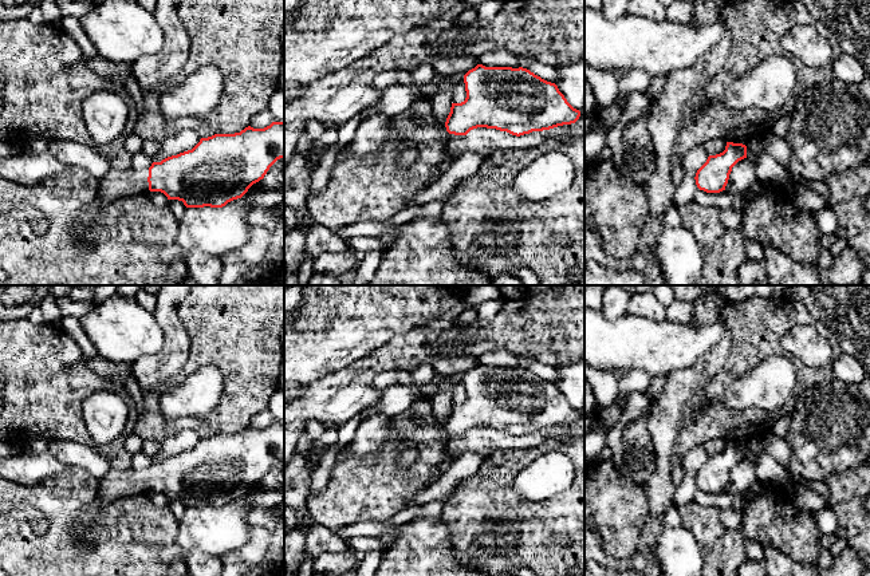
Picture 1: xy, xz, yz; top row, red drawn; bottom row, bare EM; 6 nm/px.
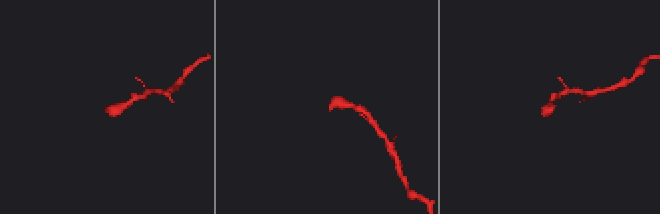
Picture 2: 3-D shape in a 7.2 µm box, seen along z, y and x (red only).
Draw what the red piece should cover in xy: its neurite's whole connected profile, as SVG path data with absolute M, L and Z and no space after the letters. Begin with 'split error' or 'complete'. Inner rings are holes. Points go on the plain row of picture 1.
split error; M284 421L272 422L264 429L248 426L240 433L201 438L192 450L153 462L147 472L131 467L107 472L99 482L95 500L80 508L79 524L71 532L84 534L94 530L97 516L105 513L111 502L126 496L143 494L147 489L164 493L168 500L182 501L186 508L223 508L241 498L280 458L284 458Z

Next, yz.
complete; M727 442L725 450L709 455L706 462L696 473L696 485L706 493L725 490L732 467L747 458L747 446L743 443Z

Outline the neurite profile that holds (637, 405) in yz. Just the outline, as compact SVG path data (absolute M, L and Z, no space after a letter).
M630 392L626 395L626 407L618 419L618 422L607 431L606 446L611 450L610 461L622 473L623 466L623 450L621 445L623 429L641 417L649 417L651 402L643 395L643 392Z

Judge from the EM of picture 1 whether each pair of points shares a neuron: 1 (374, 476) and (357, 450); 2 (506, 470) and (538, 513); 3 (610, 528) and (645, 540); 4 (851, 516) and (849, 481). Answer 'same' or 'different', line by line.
1: different
2: same
3: different
4: same

